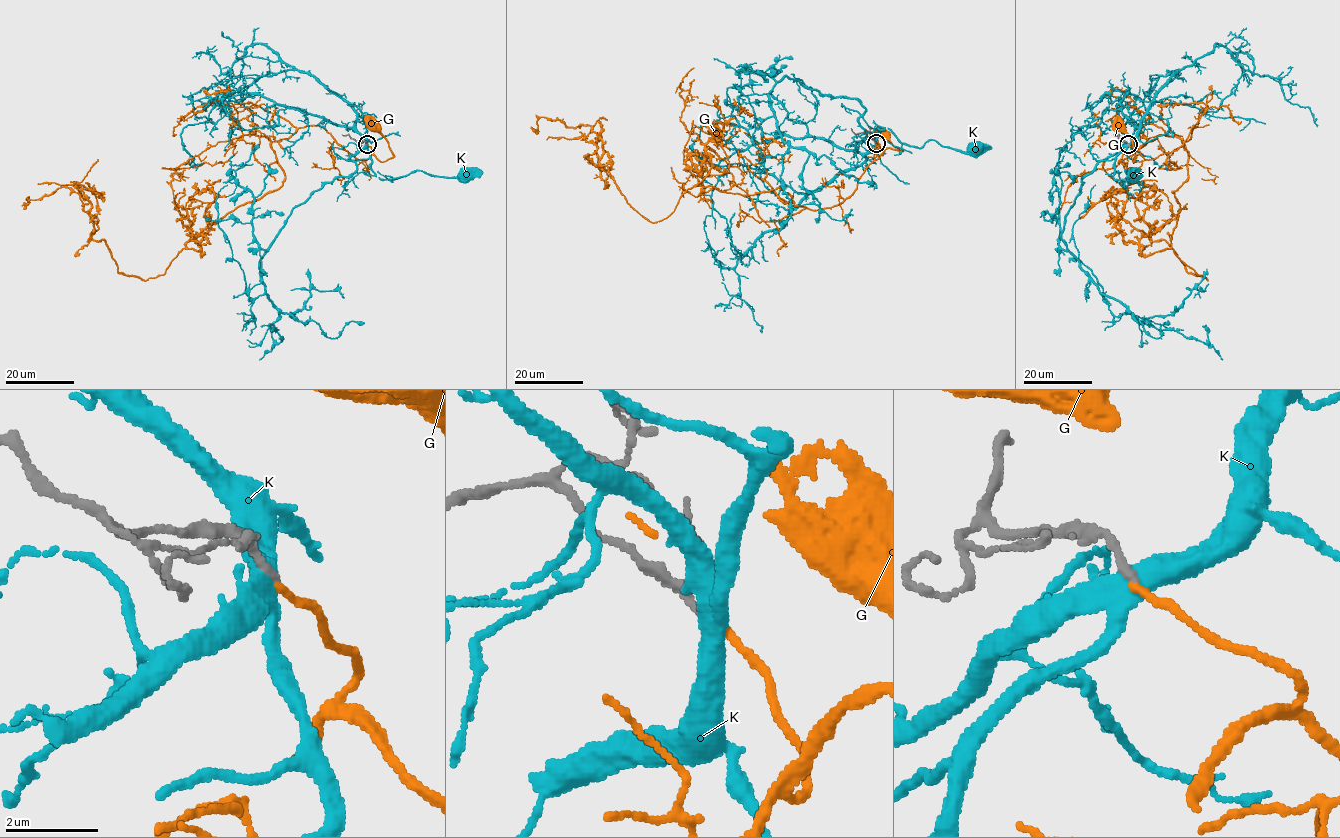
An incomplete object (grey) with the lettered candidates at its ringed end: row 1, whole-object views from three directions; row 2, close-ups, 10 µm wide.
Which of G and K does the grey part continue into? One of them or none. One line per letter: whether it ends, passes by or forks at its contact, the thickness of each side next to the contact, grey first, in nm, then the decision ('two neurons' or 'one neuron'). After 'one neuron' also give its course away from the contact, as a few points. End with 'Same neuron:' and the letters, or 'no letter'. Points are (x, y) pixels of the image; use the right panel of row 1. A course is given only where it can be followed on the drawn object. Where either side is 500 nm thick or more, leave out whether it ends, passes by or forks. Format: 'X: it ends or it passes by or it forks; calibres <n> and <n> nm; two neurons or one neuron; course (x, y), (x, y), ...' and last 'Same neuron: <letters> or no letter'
G: it ends; calibres 180 and 140 nm; two neurons
K: it forks; calibres 200 and 400 nm; two neurons
Same neuron: no letter

